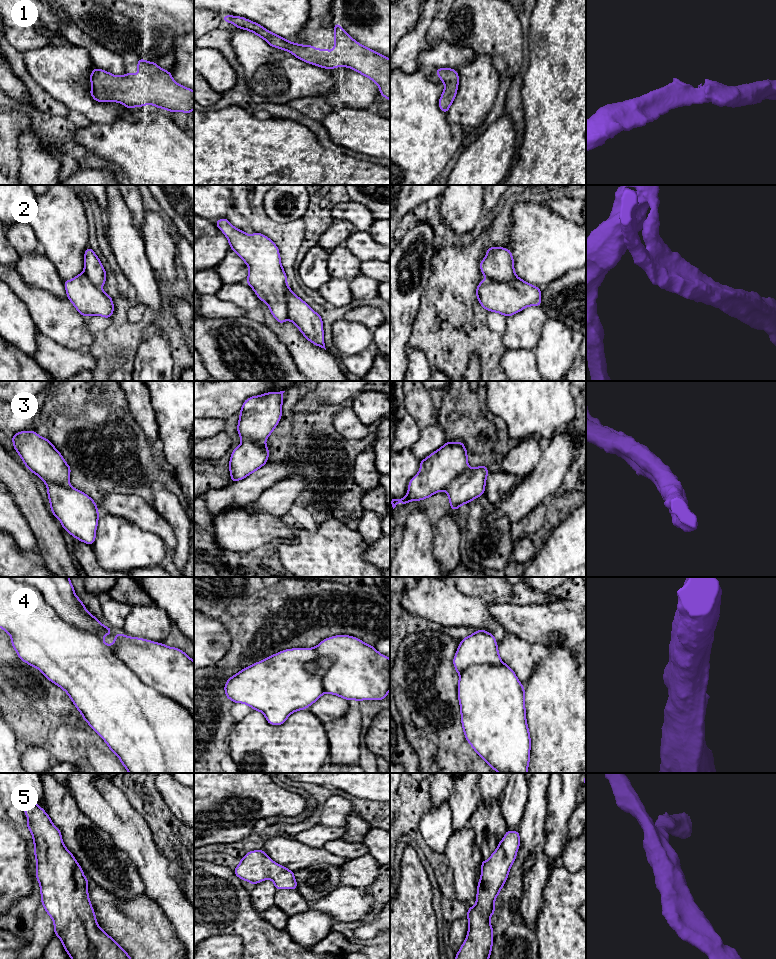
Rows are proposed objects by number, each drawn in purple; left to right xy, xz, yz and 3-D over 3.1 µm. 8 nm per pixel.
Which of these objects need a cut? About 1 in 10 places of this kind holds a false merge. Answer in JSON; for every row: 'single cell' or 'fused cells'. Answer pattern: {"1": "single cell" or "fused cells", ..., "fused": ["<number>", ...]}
{"1": "single cell", "2": "single cell", "3": "single cell", "4": "single cell", "5": "single cell", "fused": []}

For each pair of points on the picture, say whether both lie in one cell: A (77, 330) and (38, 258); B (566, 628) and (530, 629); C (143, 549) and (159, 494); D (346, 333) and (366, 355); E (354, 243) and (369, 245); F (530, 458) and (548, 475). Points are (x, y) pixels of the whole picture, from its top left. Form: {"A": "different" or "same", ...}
{"A": "different", "B": "same", "C": "different", "D": "same", "E": "same", "F": "different"}

